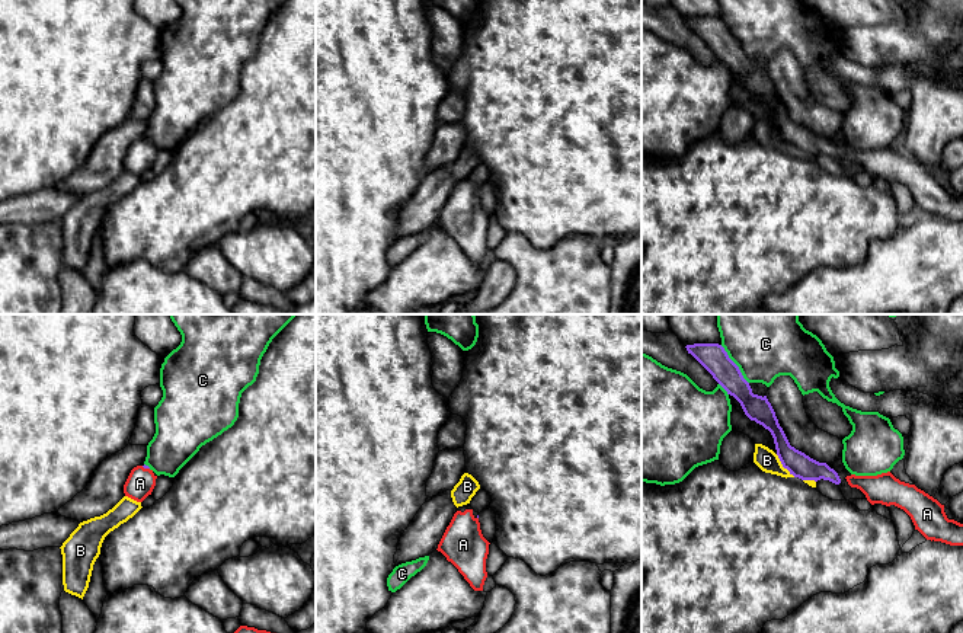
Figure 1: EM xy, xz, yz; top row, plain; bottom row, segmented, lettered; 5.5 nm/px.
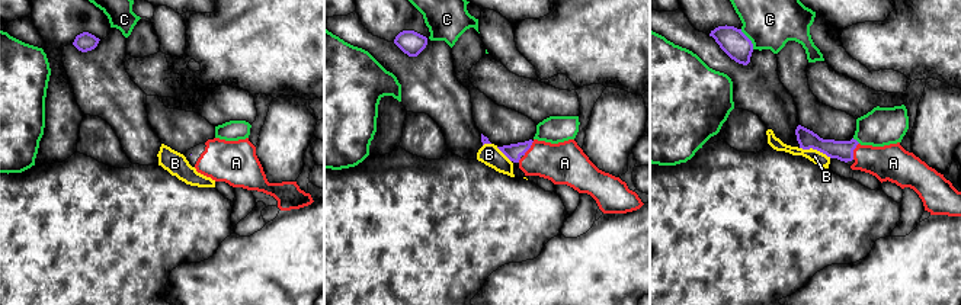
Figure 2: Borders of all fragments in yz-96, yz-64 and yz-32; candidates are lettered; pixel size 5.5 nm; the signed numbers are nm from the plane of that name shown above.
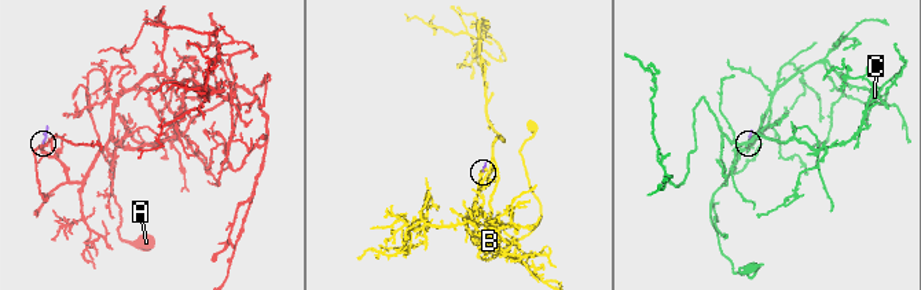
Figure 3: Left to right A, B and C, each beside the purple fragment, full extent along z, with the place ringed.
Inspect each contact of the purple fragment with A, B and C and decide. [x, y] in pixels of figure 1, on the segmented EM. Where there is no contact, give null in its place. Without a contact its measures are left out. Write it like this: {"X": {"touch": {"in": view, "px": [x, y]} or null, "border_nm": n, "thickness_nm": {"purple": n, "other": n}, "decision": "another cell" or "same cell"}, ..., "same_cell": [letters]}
{"A": {"touch": {"in": "xy", "px": [146, 467]}, "border_nm": 50, "thickness_nm": {"purple": 20, "other": 160}, "decision": "same cell"}, "B": {"touch": {"in": "yz", "px": [783, 466]}, "border_nm": 170, "thickness_nm": {"purple": 140, "other": 120}, "decision": "another cell"}, "C": {"touch": {"in": "yz", "px": [735, 364]}, "border_nm": 260, "thickness_nm": {"purple": 150, "other": 440}, "decision": "another cell"}, "same_cell": ["A"]}

